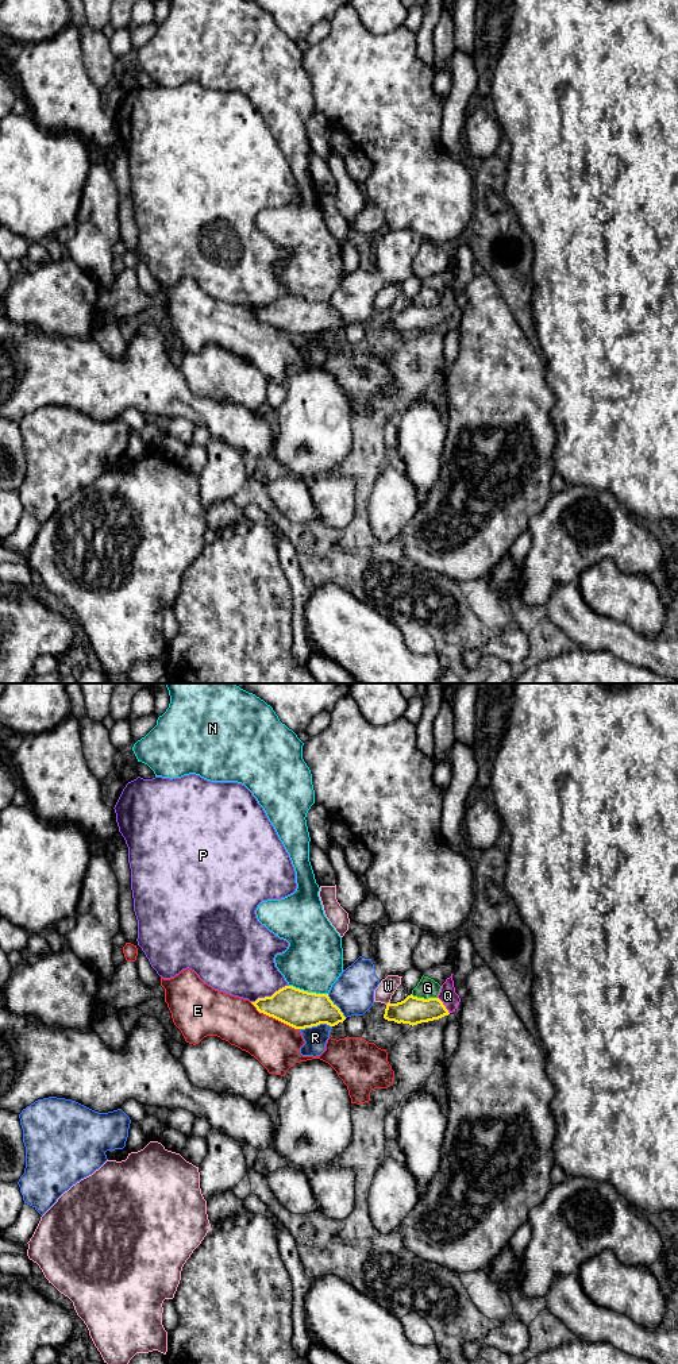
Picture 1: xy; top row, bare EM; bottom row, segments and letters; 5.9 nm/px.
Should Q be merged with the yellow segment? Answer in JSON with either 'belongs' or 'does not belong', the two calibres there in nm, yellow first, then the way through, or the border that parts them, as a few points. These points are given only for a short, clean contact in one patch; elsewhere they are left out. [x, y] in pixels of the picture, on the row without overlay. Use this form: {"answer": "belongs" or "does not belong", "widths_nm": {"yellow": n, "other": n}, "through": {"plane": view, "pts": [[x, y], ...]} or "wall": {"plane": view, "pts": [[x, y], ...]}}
{"answer": "belongs", "widths_nm": {"yellow": 170, "other": 100}, "through": {"plane": "xy", "pts": [[412, 319], [428, 319], [443, 313], [447, 304]]}}

